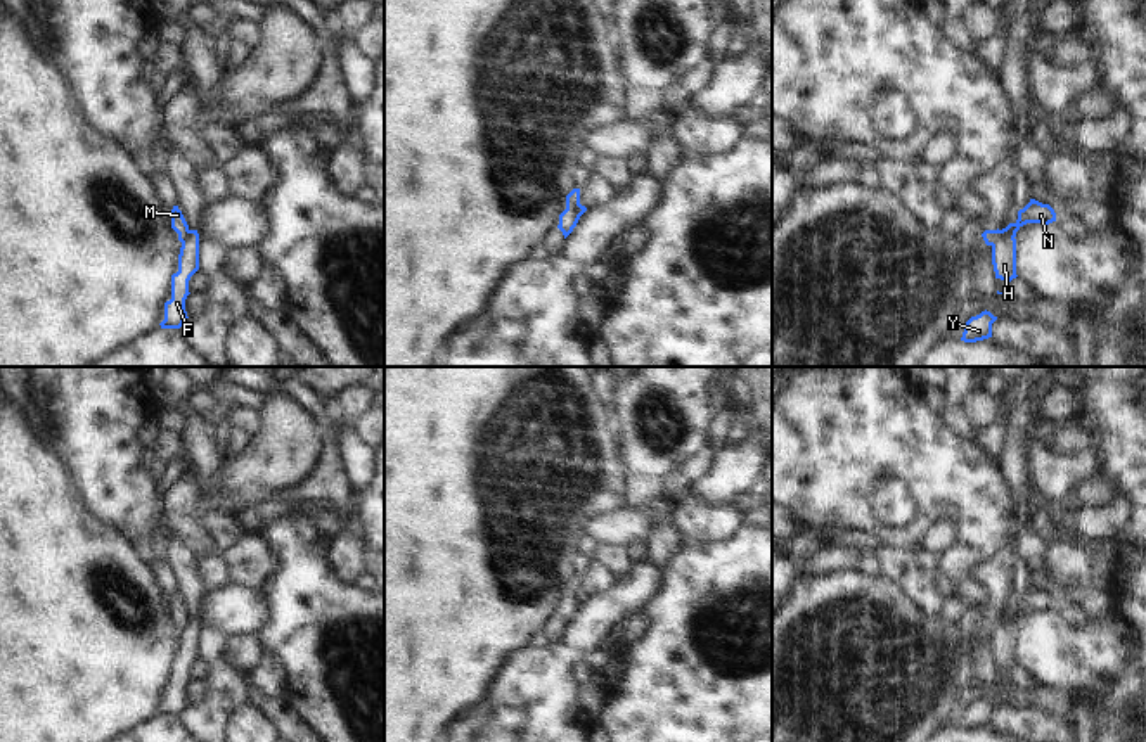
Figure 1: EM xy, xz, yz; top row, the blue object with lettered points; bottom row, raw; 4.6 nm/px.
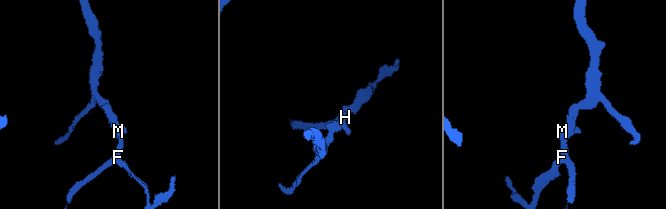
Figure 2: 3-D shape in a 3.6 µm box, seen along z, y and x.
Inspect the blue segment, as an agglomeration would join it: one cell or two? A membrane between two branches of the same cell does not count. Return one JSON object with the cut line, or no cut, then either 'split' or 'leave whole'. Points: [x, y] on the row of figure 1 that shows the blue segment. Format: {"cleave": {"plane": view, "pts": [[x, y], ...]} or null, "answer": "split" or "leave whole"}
{"cleave": {"plane": "yz", "pts": [[1013, 236], [1001, 230], [991, 244]]}, "answer": "split"}

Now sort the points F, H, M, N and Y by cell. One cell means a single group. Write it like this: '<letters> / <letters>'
F H Y / M N

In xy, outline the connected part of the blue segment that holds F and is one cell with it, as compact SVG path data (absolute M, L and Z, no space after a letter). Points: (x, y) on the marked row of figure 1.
M190 230L182 242L178 254L178 272L171 275L171 299L164 303L164 320L161 329L180 329L189 318L185 311L185 299L189 292L189 280L199 270L199 233Z

